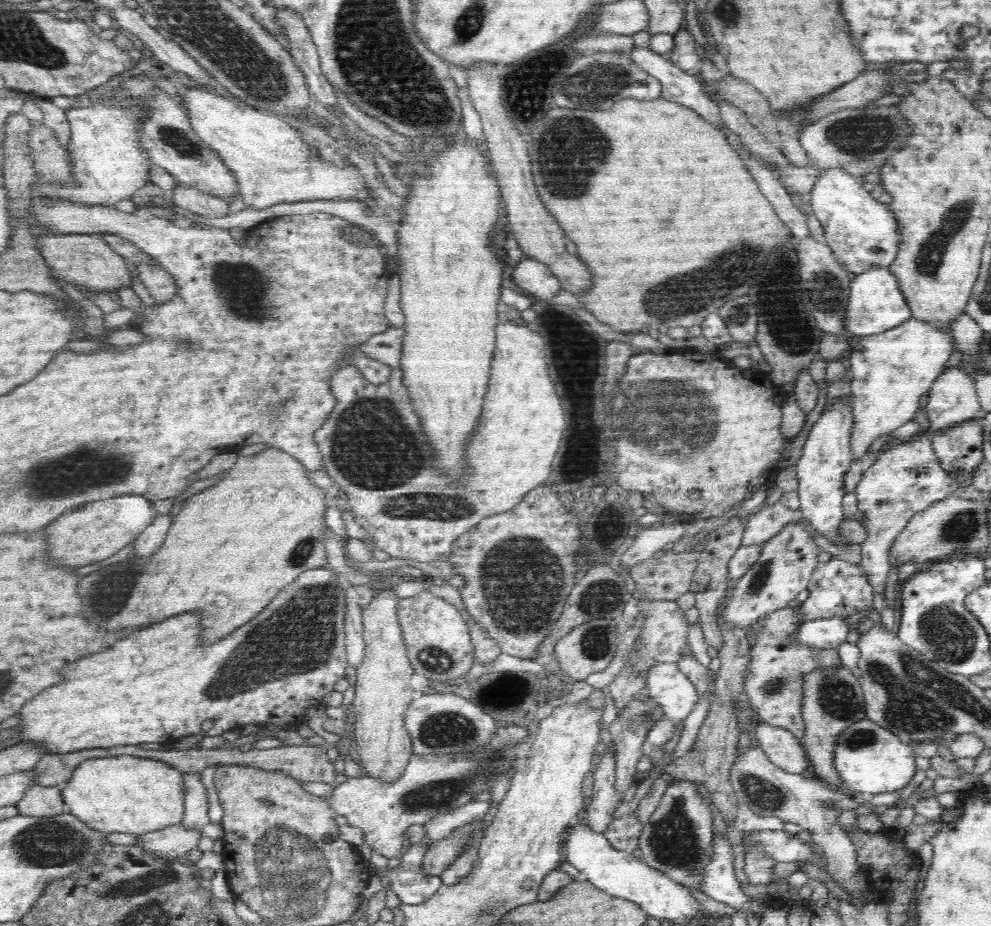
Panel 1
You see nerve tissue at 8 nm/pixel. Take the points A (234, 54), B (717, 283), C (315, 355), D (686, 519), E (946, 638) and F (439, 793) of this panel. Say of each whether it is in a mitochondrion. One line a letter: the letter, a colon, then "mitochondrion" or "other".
A: mitochondrion
B: mitochondrion
C: other
D: other
E: mitochondrion
F: mitochondrion

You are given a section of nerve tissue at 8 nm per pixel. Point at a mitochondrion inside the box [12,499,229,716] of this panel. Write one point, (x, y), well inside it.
(108, 593)

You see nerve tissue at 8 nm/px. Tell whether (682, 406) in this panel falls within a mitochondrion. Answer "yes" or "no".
yes

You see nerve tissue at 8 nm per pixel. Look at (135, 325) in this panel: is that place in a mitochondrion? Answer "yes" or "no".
no

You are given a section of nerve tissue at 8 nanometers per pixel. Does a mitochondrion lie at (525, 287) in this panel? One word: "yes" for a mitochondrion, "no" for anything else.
no

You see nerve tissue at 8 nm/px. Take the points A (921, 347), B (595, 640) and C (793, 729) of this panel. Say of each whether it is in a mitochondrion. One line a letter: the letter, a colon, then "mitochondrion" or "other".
A: other
B: mitochondrion
C: other

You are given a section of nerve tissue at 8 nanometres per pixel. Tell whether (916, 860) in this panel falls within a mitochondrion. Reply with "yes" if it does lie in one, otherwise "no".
no

